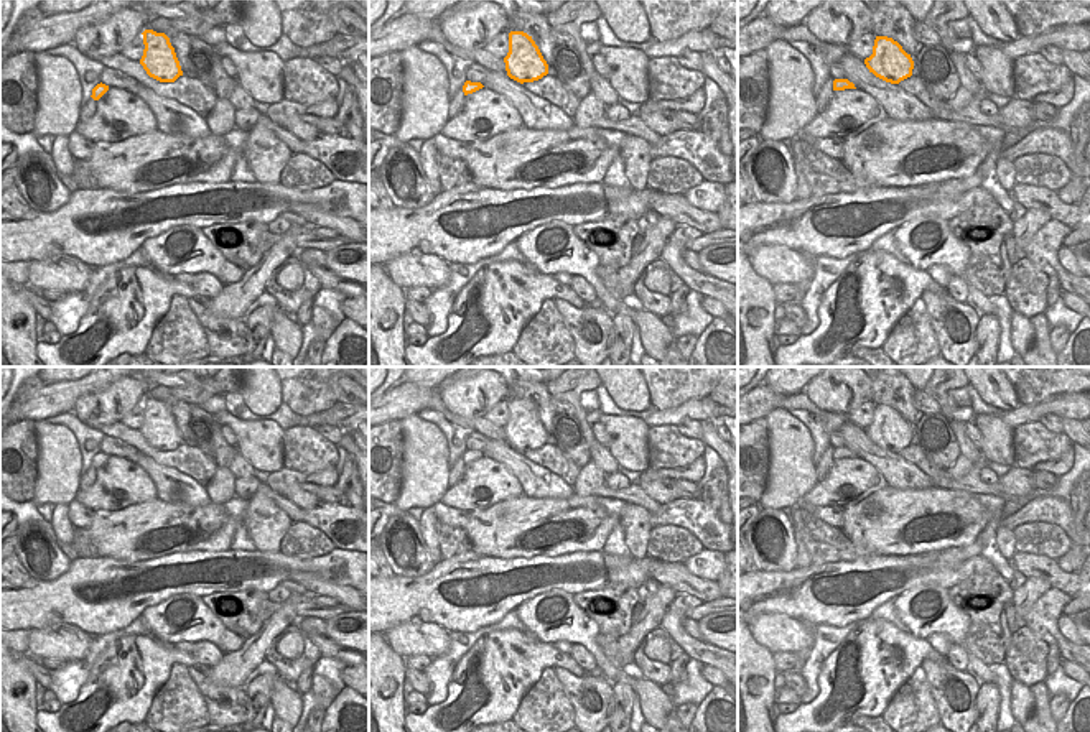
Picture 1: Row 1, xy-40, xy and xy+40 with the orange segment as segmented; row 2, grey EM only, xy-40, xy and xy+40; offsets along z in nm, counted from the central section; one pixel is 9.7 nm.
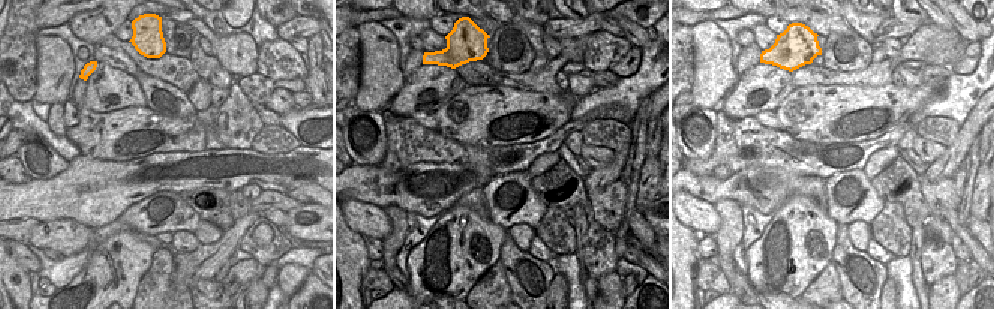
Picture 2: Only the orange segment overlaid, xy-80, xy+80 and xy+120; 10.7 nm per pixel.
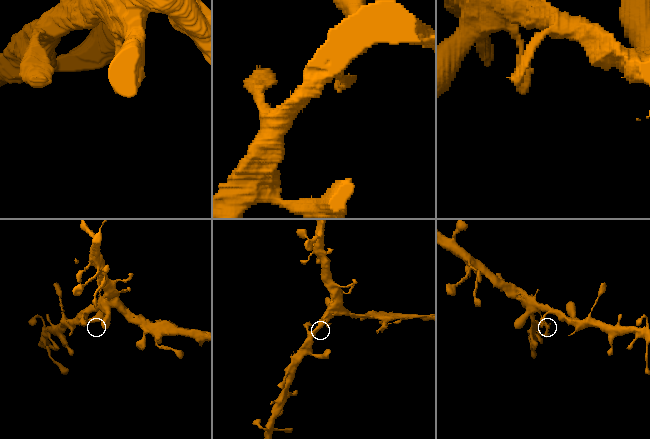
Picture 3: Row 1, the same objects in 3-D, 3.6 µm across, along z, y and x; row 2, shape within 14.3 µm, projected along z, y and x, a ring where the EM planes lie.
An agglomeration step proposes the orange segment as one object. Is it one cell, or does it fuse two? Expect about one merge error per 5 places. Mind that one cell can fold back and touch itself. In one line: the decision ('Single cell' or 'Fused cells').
Single cell.

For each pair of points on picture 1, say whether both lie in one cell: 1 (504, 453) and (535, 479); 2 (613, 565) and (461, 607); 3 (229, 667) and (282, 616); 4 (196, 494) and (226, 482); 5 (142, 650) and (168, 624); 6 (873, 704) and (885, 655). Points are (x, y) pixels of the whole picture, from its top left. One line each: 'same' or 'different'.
1: same
2: same
3: same
4: different
5: different
6: same

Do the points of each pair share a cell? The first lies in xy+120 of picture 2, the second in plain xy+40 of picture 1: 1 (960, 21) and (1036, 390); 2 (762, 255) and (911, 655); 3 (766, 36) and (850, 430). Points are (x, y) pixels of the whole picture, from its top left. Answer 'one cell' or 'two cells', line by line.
1: two cells
2: one cell
3: one cell

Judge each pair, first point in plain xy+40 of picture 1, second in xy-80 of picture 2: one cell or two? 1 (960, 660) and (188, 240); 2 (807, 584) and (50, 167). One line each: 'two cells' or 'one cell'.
1: one cell
2: two cells

